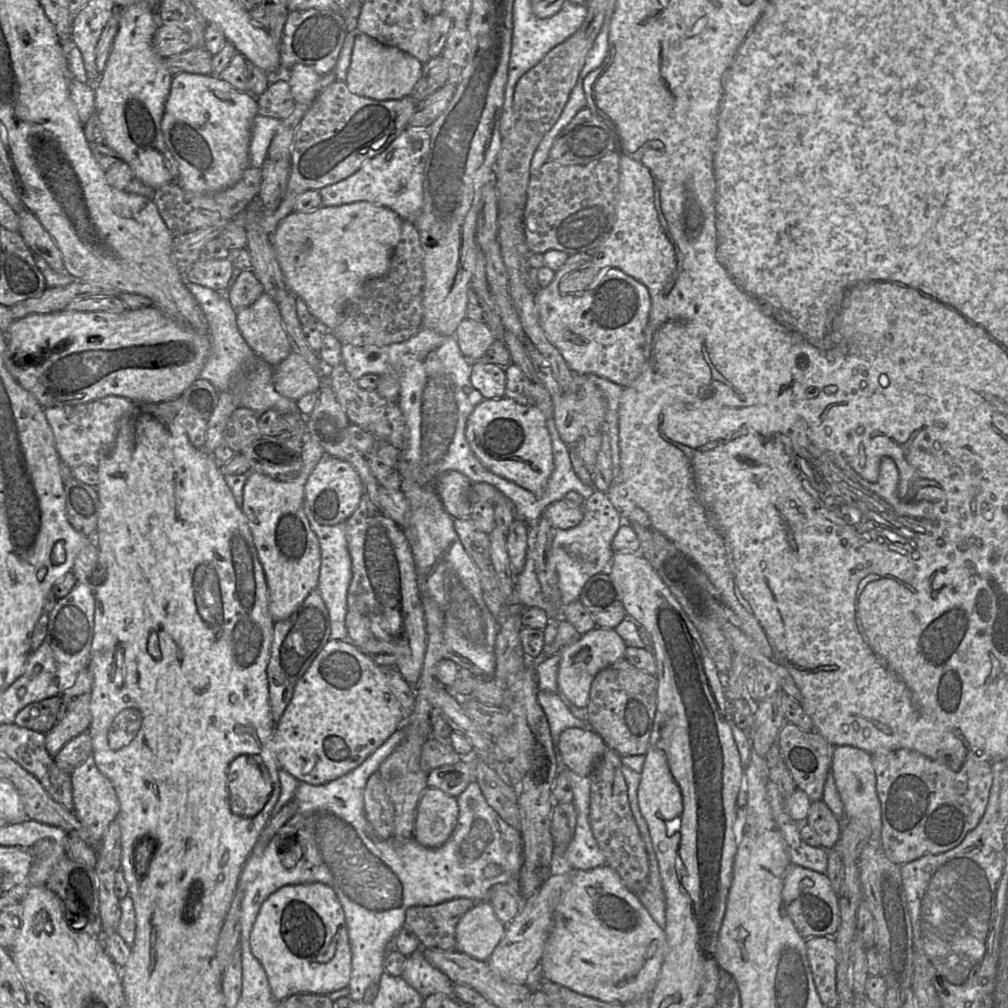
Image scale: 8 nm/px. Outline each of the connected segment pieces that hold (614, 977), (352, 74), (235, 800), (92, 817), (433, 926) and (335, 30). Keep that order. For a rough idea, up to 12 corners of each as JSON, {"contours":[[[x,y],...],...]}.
{"contours":[[[609,866],[574,870],[539,965],[622,1005],[651,995],[665,929]],[[359,33],[345,83],[375,100],[410,96],[423,63]],[[259,756],[227,768],[232,812],[253,817],[272,781]],[[90,755],[71,773],[74,814],[98,844],[119,801]],[[476,903],[406,910],[422,947],[456,950],[456,925]],[[337,11],[290,12],[282,71],[334,71],[347,34]]]}

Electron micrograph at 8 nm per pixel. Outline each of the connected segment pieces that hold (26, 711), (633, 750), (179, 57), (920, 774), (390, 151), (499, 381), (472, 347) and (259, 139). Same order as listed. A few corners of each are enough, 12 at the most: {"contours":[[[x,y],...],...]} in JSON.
{"contours":[[[60,695],[30,703],[14,723],[45,734],[56,723]],[[623,658],[596,674],[590,729],[621,757],[644,755],[657,678]],[[201,47],[166,57],[172,76],[209,75],[212,56]],[[870,754],[881,849],[901,866],[978,825],[993,762]],[[407,127],[322,206],[367,201],[413,223],[423,205],[429,129]],[[472,364],[471,383],[485,399],[505,397],[505,368]],[[461,321],[455,333],[462,354],[477,361],[496,341],[484,322]],[[253,119],[249,167],[262,168],[281,120]]]}

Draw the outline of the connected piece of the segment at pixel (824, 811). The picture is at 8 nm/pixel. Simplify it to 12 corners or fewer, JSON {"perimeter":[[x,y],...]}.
{"perimeter":[[823,800],[811,802],[805,822],[821,847],[835,848],[842,831]]}

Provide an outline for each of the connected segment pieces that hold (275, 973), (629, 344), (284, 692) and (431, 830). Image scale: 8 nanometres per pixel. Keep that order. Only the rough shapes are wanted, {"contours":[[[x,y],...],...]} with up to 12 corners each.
{"contours":[[[286,885],[250,934],[271,993],[348,986],[351,947],[334,890]],[[607,268],[586,290],[535,292],[541,326],[574,374],[622,387],[645,366],[648,288]],[[317,589],[275,622],[267,666],[275,723],[331,639]],[[427,787],[413,838],[440,847],[453,834],[455,797]]]}

